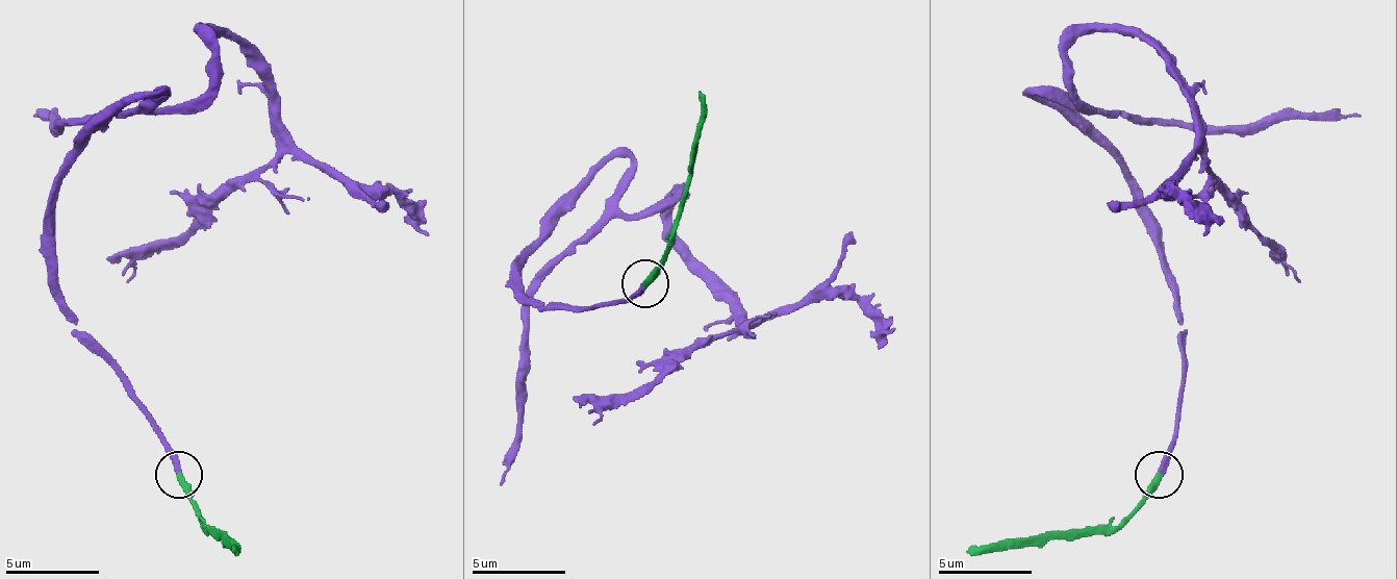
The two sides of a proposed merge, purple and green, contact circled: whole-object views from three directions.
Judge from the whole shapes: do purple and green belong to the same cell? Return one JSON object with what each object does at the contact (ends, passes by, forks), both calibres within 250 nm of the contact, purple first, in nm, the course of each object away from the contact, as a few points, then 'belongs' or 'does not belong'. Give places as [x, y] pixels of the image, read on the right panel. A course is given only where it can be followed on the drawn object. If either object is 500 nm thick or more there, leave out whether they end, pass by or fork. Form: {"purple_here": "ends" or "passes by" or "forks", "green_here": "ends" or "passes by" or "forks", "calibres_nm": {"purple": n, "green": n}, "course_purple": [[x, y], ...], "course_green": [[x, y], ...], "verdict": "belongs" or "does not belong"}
{"purple_here": "ends", "green_here": "ends", "calibres_nm": {"purple": 320, "green": 380}, "course_purple": [[1160, 476], [1178, 302], [1137, 180], [1033, 96], [1089, 109], [1075, 39], [1165, 57], [1300, 283]], "course_green": [[1160, 476], [1118, 523], [995, 551], [967, 551]], "verdict": "belongs"}

